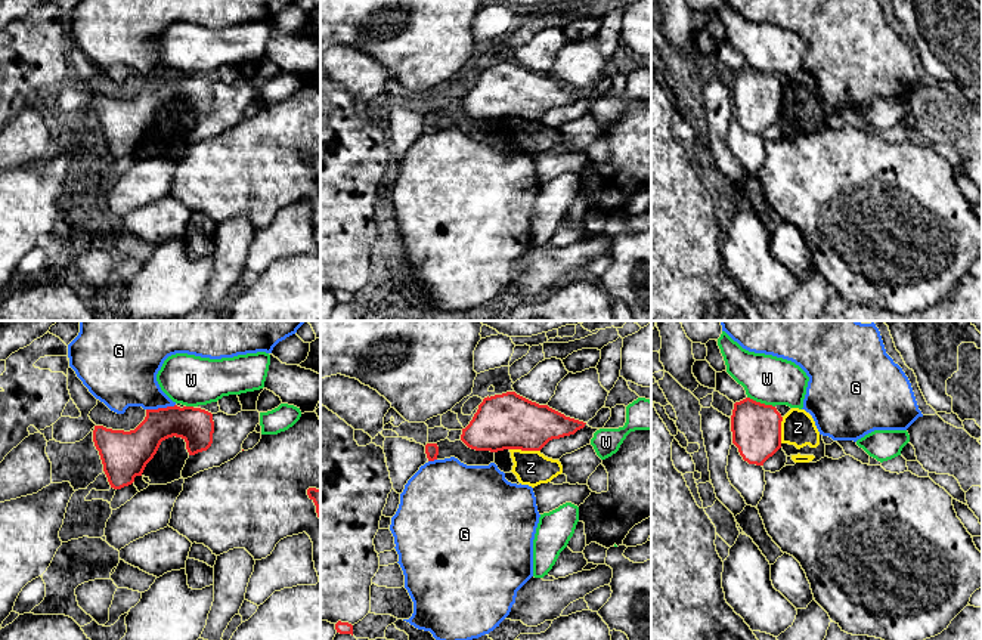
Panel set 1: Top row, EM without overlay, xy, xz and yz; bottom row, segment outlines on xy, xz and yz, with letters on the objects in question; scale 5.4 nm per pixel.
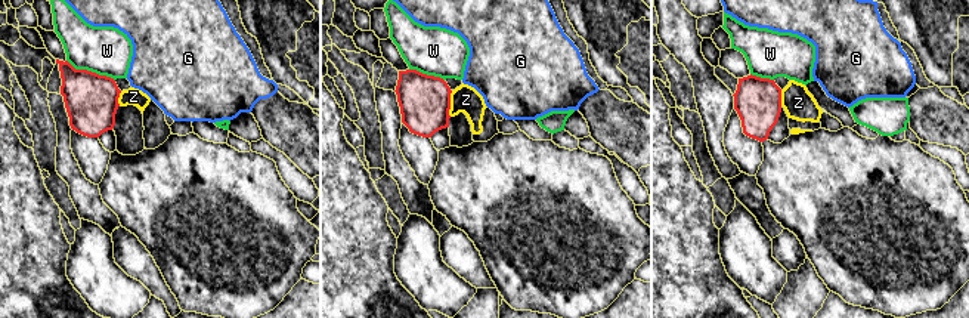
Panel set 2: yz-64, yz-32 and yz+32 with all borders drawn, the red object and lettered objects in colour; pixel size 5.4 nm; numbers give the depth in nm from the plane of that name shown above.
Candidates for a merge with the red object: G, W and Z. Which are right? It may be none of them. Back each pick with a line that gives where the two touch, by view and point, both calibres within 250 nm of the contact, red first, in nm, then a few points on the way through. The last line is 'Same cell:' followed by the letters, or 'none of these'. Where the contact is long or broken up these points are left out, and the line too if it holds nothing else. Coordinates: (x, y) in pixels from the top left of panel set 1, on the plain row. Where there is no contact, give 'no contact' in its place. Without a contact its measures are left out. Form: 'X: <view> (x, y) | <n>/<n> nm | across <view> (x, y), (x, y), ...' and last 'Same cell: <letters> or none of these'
Same cell: none of these

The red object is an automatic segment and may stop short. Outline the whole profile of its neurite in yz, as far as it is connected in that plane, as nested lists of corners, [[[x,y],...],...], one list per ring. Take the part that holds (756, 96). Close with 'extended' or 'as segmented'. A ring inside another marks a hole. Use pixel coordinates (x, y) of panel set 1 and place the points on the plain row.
[[[746,67],[734,72],[732,112],[749,133],[763,135],[781,117],[783,86],[772,74]]]; as segmented

